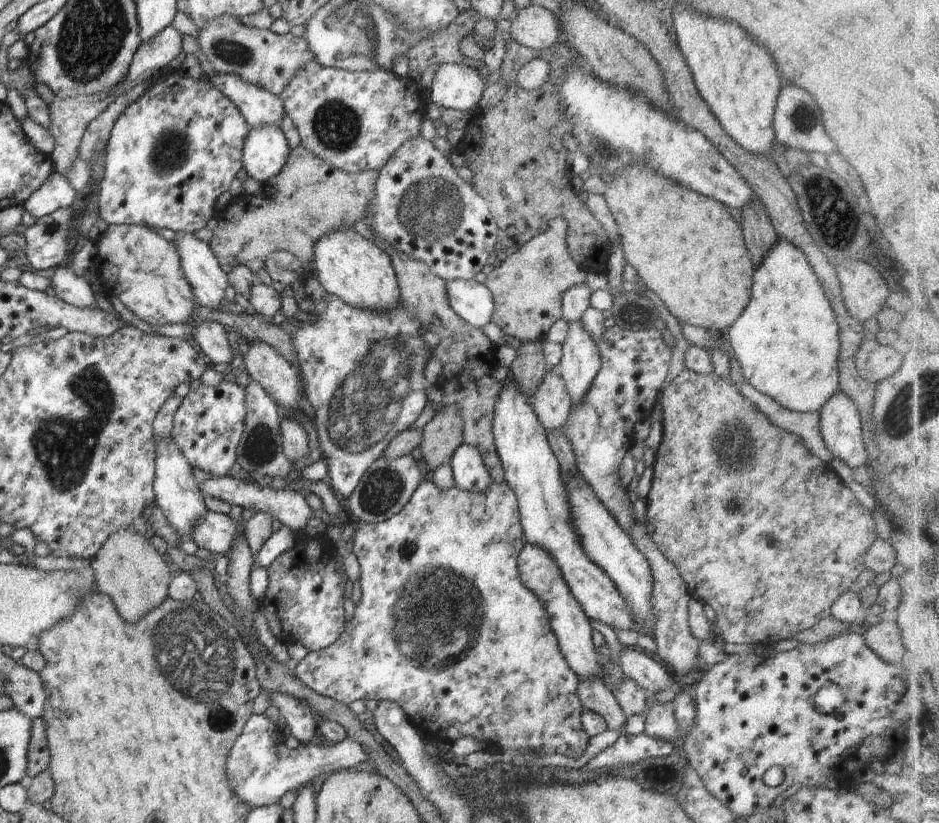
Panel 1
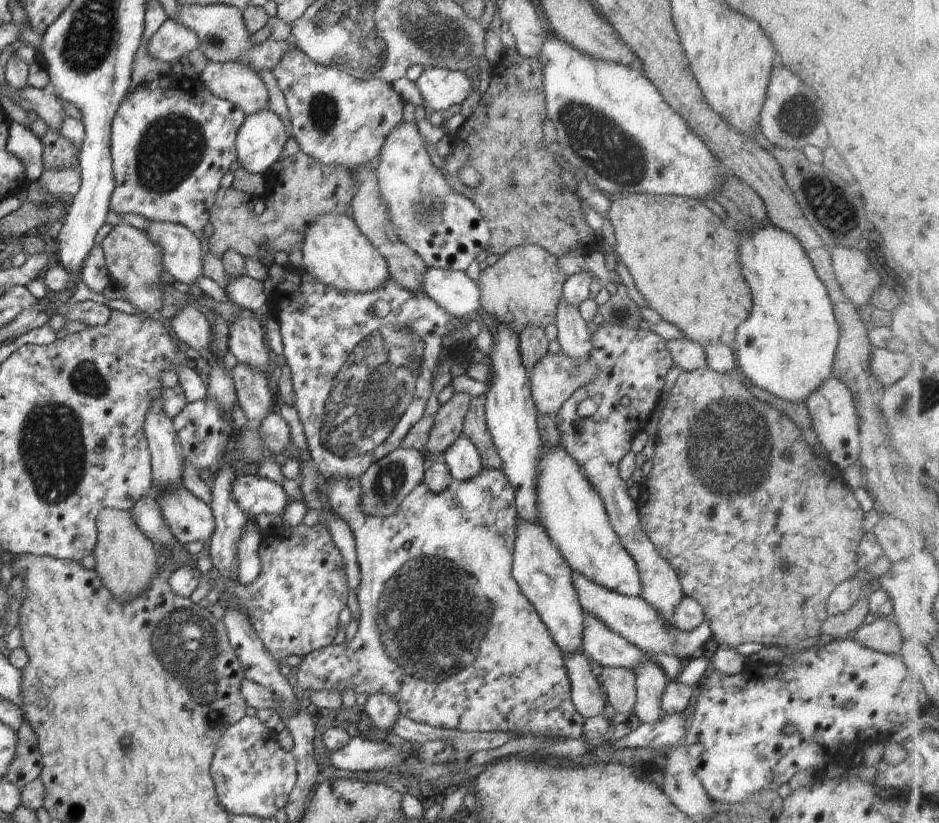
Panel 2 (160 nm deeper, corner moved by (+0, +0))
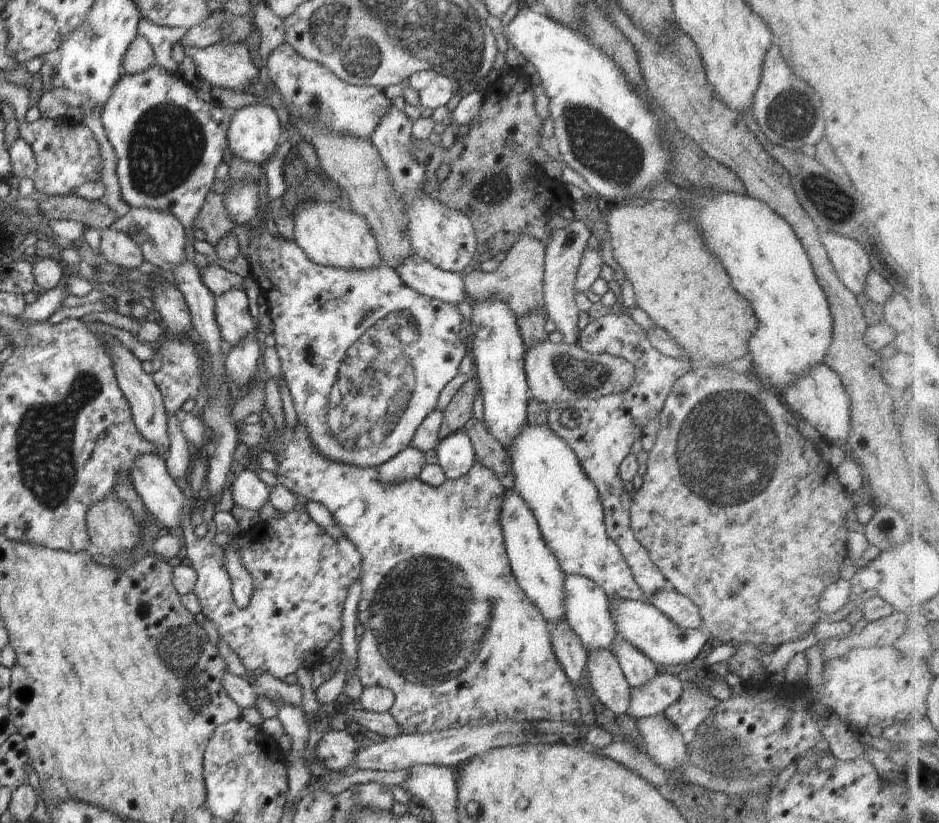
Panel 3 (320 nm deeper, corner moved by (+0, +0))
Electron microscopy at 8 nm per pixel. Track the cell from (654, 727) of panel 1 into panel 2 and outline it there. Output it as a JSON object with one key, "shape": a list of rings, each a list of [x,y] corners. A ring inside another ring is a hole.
{"shape":[[[649,659],[633,668],[637,690],[634,712],[644,723],[655,723],[665,716],[661,696],[668,684],[666,673],[660,665]]]}

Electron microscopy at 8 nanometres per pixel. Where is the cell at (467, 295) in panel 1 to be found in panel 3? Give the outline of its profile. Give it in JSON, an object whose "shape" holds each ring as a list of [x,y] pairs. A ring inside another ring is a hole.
{"shape":[[[416,254],[400,261],[394,269],[406,286],[424,296],[456,306],[464,301],[466,292],[461,274],[440,270]]]}

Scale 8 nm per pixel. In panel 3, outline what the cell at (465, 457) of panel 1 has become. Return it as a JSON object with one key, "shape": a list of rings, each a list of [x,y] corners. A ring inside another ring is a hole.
{"shape":[[[463,429],[439,441],[435,450],[437,464],[441,466],[447,479],[464,476],[476,460],[474,447]]]}

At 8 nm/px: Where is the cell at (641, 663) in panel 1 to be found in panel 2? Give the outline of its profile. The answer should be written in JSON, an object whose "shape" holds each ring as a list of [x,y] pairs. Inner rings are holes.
{"shape":[[[583,612],[583,631],[581,634],[581,650],[588,656],[589,660],[595,660],[603,667],[622,667],[633,672],[633,668],[638,663],[646,661],[648,654],[636,648],[631,642],[628,642],[617,632],[610,630],[596,615],[589,612]]]}

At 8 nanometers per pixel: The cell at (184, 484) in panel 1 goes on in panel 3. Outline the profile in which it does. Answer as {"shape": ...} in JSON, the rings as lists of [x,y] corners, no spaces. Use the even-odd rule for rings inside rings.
{"shape":[[[92,322],[84,324],[92,334],[103,341],[106,354],[110,357],[112,363],[113,374],[117,378],[117,385],[120,387],[122,394],[125,394],[130,405],[136,428],[145,439],[152,441],[159,448],[158,456],[164,458],[169,445],[167,412],[165,411],[163,396],[160,394],[154,379],[142,369],[141,362],[120,341],[112,335],[97,330]]]}

